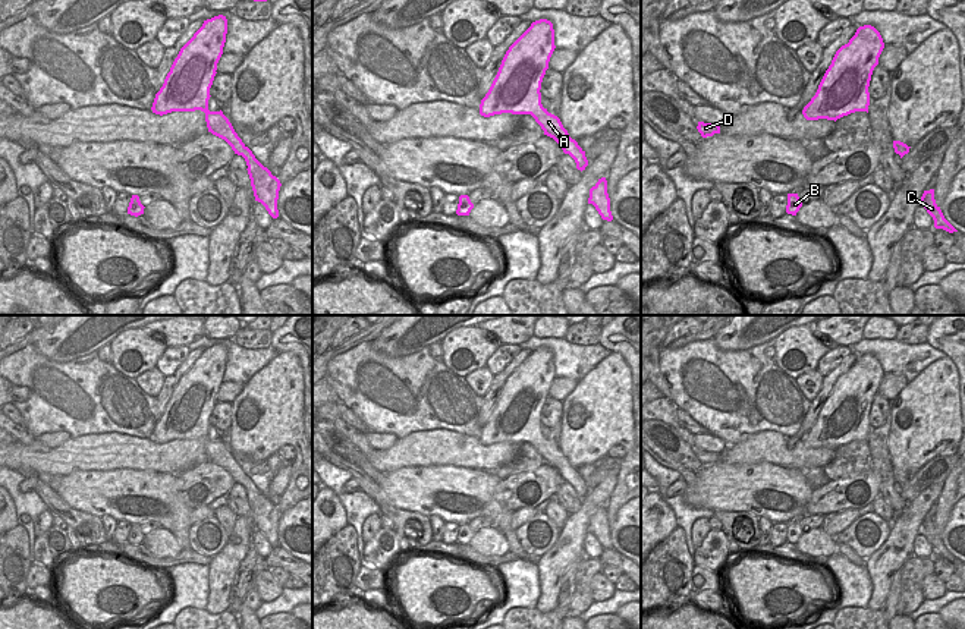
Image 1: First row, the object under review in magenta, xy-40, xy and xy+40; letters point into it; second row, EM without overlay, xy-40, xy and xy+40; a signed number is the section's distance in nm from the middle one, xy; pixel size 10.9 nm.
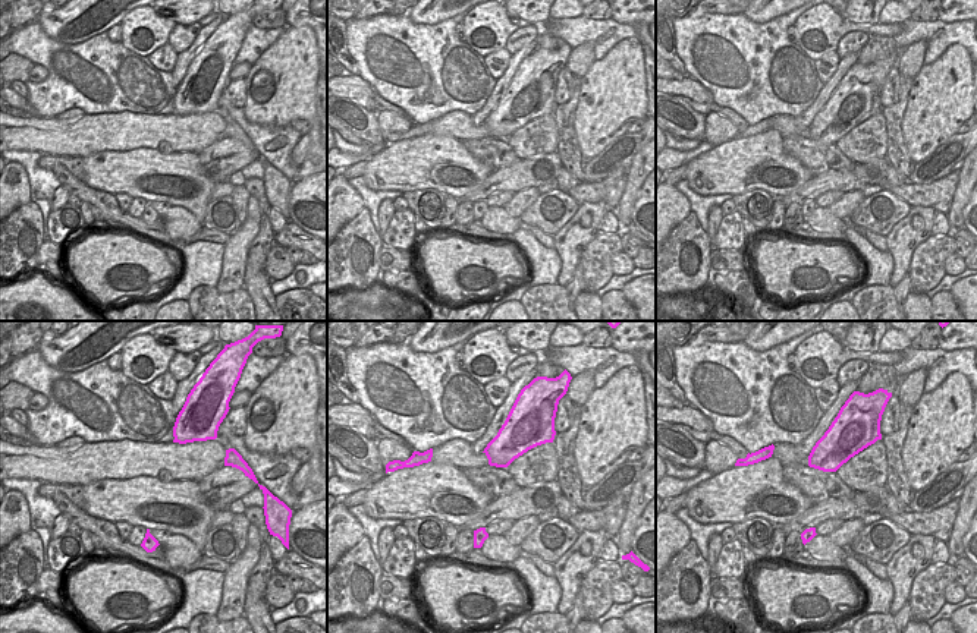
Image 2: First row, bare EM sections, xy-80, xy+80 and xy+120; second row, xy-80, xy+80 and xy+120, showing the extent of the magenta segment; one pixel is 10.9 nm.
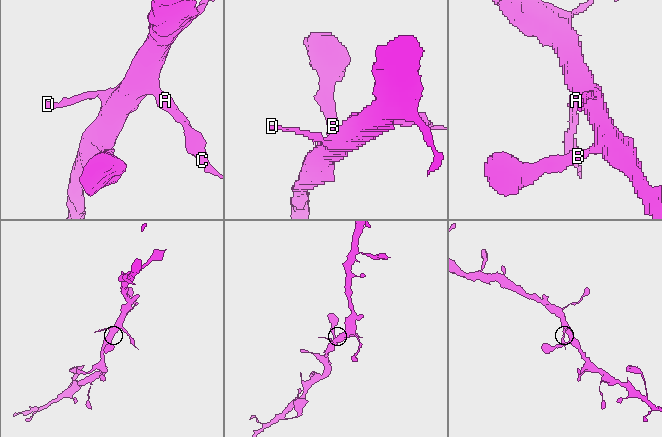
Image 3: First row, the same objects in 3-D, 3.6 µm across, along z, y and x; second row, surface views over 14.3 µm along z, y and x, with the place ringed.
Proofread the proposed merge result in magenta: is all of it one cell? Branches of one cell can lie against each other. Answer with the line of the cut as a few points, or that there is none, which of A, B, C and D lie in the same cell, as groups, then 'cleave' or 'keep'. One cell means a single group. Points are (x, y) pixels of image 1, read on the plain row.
cut in xy along (544, 437), (533, 444); A C / B D; cleave

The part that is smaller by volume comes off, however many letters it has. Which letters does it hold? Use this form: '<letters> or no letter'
A, C

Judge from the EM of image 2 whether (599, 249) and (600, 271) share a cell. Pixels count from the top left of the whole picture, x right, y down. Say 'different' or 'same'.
same

